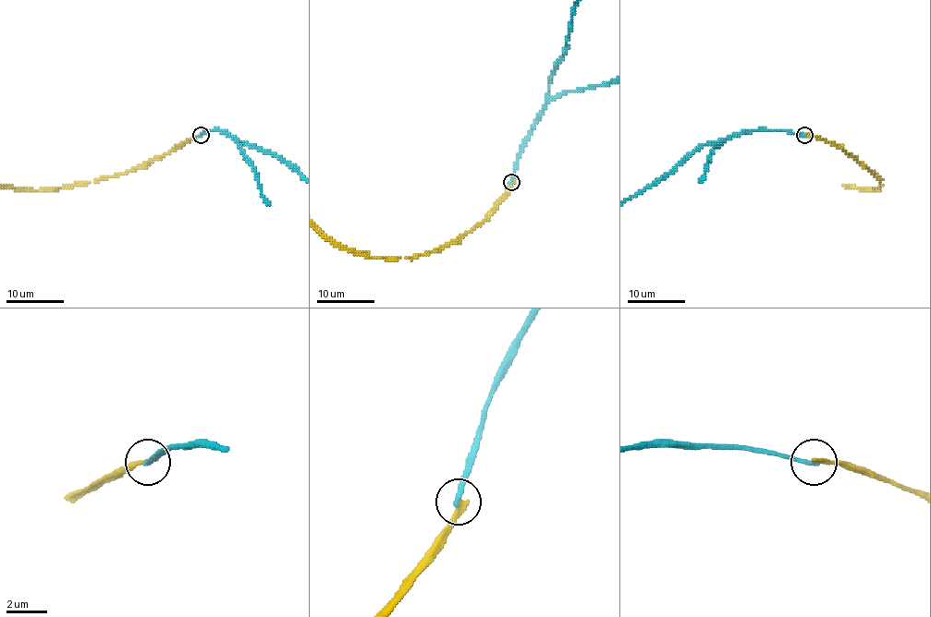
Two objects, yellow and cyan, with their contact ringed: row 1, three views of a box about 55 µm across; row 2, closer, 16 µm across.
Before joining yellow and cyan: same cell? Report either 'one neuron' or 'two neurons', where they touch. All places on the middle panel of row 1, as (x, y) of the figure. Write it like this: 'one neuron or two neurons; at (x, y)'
two neurons; at (511, 182)

